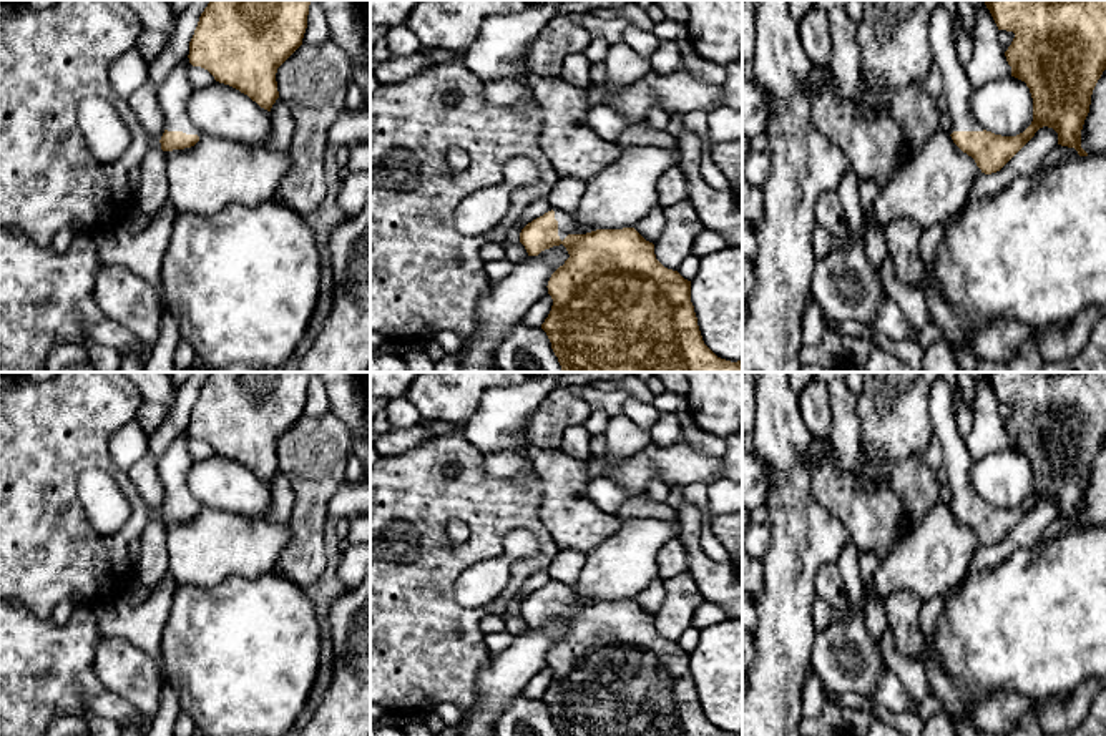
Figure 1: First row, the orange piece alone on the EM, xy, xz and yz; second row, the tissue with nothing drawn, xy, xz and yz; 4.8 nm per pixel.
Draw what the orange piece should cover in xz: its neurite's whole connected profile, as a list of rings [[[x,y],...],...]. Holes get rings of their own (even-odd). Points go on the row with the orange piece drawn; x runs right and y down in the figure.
[[[550,208],[521,229],[520,243],[528,256],[560,244],[570,254],[548,281],[553,306],[541,324],[563,372],[742,372],[742,361],[721,359],[704,344],[691,302],[691,281],[664,267],[656,259],[654,244],[634,228],[580,234],[573,214]]]

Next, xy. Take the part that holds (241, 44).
[[[209,0],[189,42],[189,55],[178,61],[158,90],[166,130],[159,140],[163,151],[191,148],[203,135],[188,116],[188,100],[194,88],[189,66],[208,70],[216,81],[247,95],[271,111],[279,98],[277,68],[302,45],[311,0]]]

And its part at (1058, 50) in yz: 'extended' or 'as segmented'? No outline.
extended

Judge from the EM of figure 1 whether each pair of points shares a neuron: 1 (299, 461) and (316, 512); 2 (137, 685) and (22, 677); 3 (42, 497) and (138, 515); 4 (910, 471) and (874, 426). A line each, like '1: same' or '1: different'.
1: same
2: different
3: same
4: different

